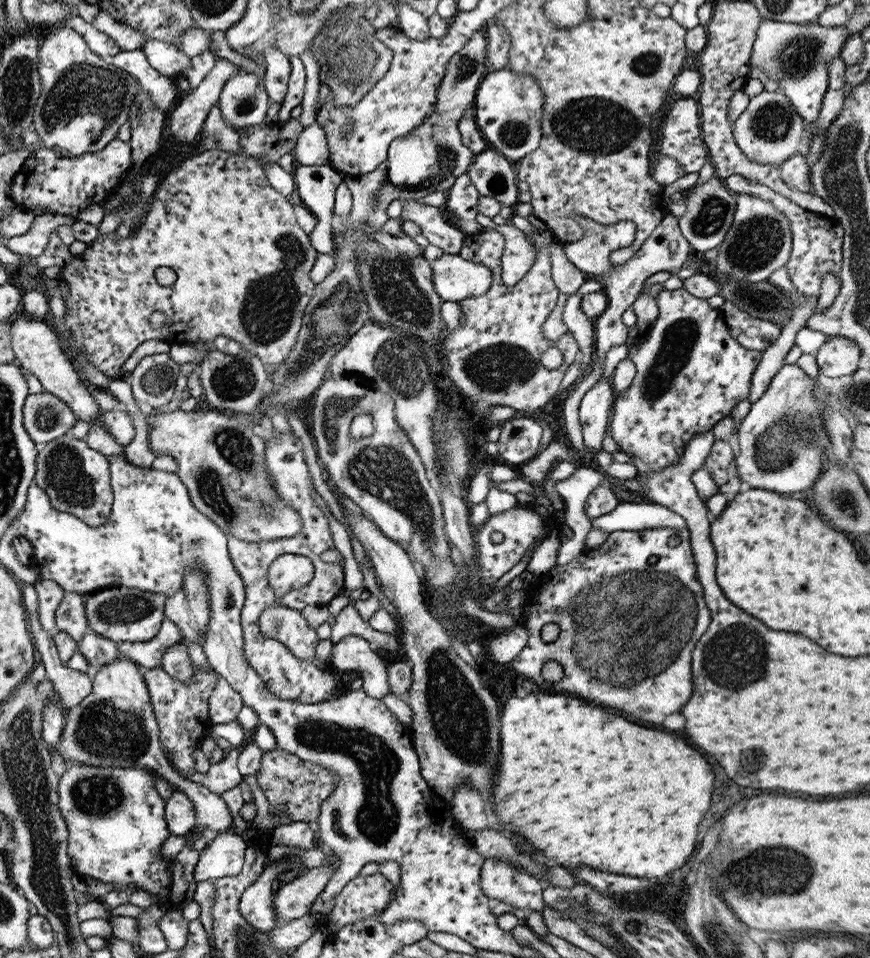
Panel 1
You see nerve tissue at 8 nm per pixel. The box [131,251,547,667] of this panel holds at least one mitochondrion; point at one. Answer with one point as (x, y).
(383, 470)

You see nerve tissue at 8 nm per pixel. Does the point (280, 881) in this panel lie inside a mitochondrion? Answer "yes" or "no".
no

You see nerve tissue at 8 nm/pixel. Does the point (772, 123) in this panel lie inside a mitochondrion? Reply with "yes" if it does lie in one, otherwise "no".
yes

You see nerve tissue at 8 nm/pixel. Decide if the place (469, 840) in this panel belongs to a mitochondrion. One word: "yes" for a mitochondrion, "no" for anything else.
no

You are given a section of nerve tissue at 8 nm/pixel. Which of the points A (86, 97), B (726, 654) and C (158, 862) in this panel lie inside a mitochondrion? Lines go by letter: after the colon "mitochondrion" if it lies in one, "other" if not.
A: mitochondrion
B: mitochondrion
C: other

